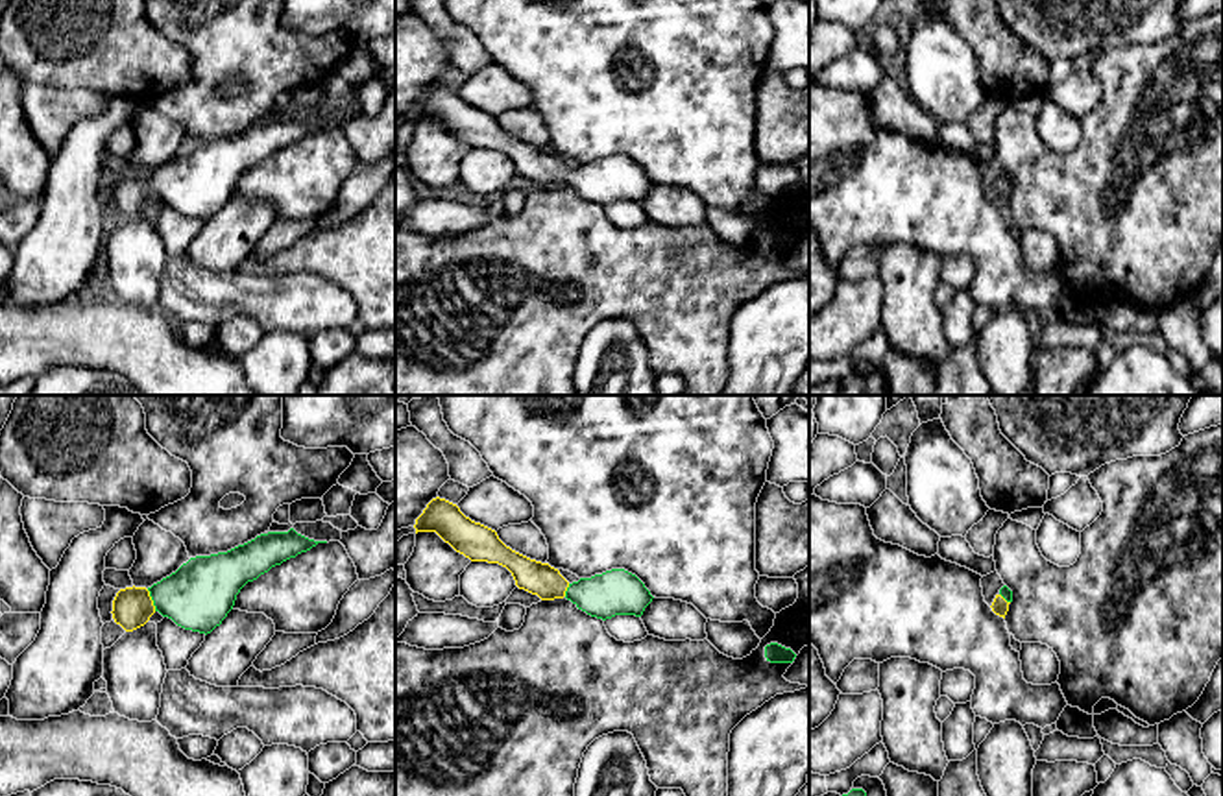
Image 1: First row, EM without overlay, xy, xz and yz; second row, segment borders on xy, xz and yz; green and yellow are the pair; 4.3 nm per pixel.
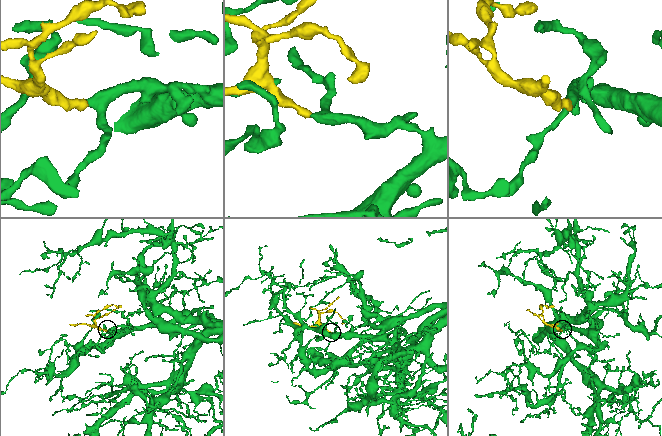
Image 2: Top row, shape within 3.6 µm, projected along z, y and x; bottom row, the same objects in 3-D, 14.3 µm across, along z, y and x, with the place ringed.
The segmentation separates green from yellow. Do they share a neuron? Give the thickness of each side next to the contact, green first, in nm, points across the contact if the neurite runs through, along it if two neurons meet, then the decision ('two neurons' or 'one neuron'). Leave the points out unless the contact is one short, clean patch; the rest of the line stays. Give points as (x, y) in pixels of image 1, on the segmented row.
300/180 nm | across xy (200, 593), (194, 597), (152, 599), (132, 608) | one neuron

